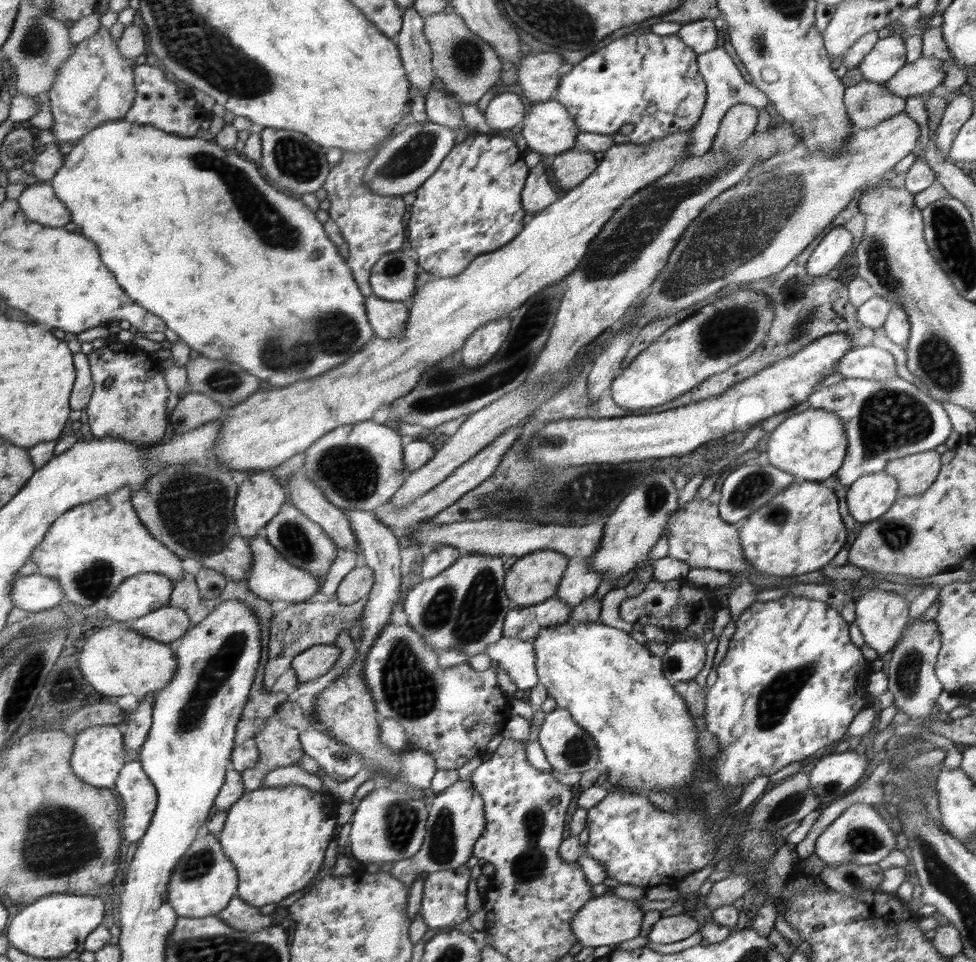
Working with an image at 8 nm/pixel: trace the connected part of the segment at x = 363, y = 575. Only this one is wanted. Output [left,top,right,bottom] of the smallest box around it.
[337,566,375,604]

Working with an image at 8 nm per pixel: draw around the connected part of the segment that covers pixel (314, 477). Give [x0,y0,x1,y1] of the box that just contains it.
[304,422,409,512]

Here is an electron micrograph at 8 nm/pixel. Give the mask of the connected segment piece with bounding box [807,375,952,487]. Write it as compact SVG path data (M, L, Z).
M898 375L890 380L845 378L837 384L818 388L810 394L807 401L810 409L836 413L844 421L843 426L846 428L847 442L850 447L847 450L843 467L836 474L842 486L850 487L853 482L858 481L864 475L885 471L888 463L898 458L932 451L936 446L944 444L948 436L952 434L950 417L941 403L933 399L925 390L919 389L915 384L911 384Z

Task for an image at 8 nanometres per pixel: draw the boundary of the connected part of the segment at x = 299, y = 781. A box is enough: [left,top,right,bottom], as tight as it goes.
[262,764,323,791]

